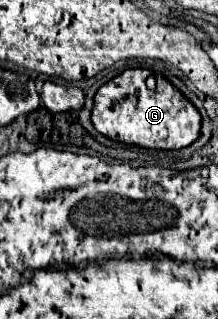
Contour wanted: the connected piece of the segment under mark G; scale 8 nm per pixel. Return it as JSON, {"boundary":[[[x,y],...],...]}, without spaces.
{"boundary":[[[127,69],[121,75],[105,83],[97,95],[91,113],[93,127],[109,139],[141,145],[145,149],[183,149],[199,139],[201,115],[197,107],[163,75],[157,75],[157,89],[149,91],[145,79],[149,69]]]}

